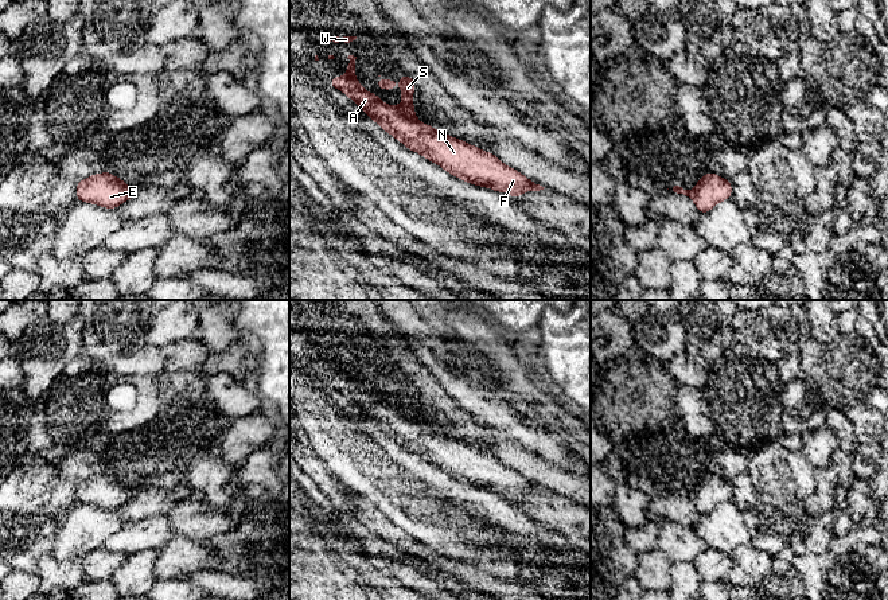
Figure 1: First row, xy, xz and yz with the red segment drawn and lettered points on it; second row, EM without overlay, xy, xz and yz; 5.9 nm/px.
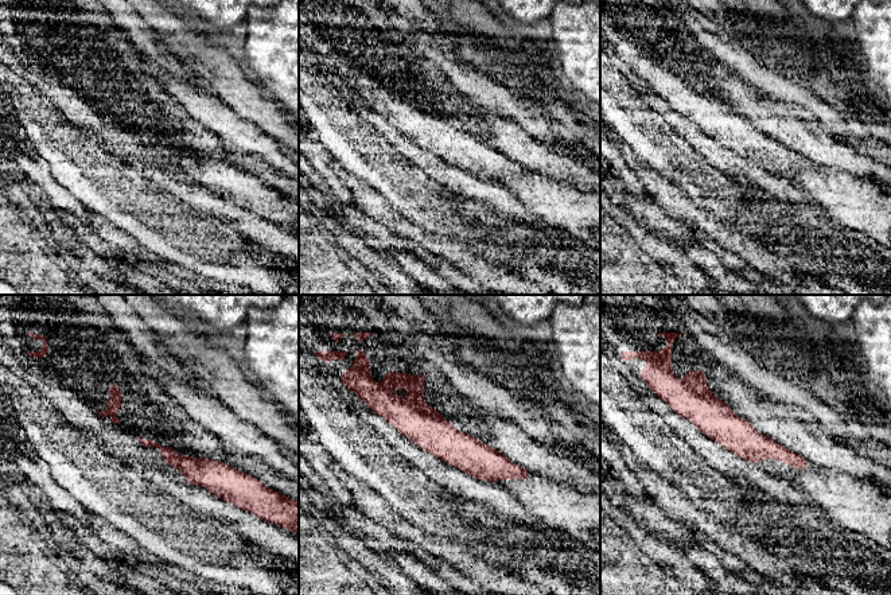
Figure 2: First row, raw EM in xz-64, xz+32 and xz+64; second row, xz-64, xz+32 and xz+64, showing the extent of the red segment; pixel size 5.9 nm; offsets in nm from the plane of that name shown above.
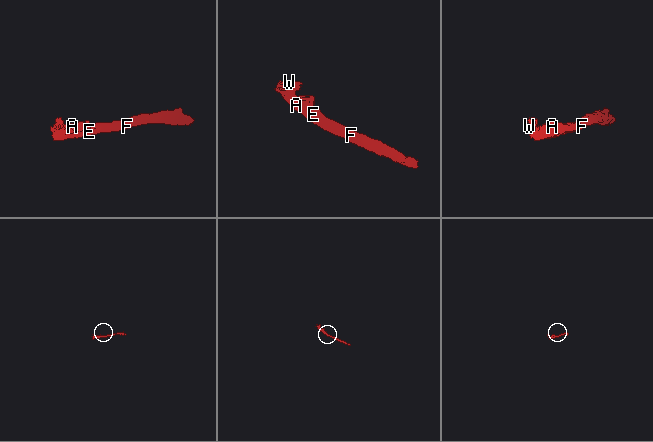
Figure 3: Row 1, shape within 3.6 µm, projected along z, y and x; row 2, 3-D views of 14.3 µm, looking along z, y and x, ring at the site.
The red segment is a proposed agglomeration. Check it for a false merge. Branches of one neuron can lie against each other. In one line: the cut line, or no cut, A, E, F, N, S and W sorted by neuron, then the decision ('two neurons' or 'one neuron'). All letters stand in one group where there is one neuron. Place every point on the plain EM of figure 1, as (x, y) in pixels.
cut none; groups A E F N S W; one neuron

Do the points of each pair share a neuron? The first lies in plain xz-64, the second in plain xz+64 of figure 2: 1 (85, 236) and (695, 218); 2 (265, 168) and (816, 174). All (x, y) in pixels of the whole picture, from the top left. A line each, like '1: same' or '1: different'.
1: different
2: different

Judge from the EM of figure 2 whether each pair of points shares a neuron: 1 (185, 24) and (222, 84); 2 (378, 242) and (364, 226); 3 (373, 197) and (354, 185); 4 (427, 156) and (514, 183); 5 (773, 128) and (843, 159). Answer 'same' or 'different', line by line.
1: same
2: same
3: same
4: different
5: same

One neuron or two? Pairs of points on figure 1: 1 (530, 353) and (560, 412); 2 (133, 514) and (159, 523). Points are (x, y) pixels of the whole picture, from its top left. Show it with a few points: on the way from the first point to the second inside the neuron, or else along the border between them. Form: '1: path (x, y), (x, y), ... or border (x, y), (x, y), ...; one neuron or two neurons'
1: border (532, 367), (532, 380), (560, 400); two neurons
2: border (162, 511), (128, 522); two neurons

